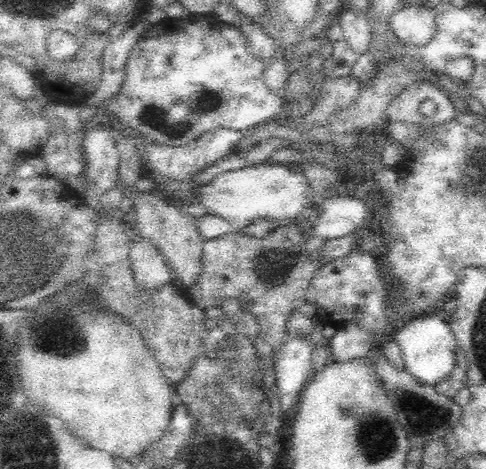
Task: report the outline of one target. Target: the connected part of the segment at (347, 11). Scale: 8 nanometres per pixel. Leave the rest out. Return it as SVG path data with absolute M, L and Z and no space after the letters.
M342 7L335 19L343 30L341 37L348 42L348 46L360 55L368 53L372 25L366 14L358 14L350 8Z

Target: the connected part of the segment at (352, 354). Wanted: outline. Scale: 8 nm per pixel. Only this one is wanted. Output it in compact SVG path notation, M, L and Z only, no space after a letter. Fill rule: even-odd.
M346 326L338 329L336 335L328 341L332 351L332 361L348 362L369 356L375 350L372 348L374 335L364 332L358 326Z

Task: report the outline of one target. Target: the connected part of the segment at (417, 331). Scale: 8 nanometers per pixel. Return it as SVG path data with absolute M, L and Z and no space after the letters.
M426 316L426 318L414 318L406 326L398 326L400 330L394 332L394 341L400 347L402 364L406 372L412 374L418 382L427 385L436 385L448 378L456 364L456 352L458 351L455 335L447 320L438 316Z

